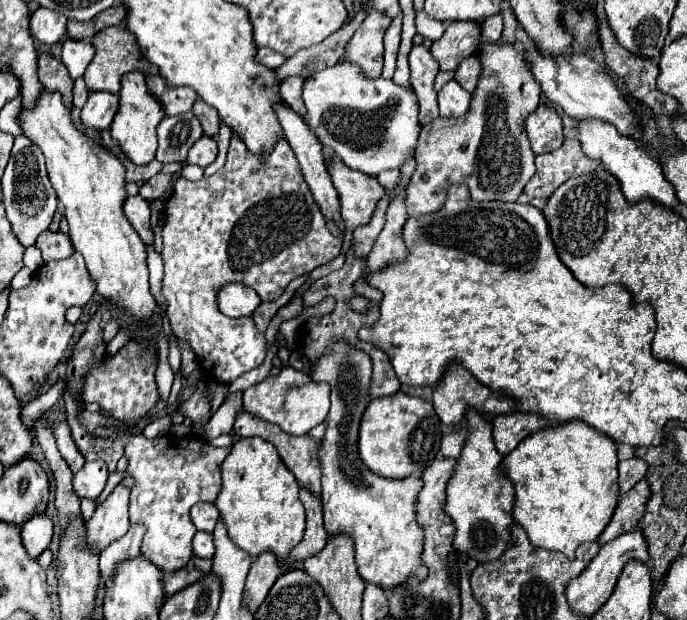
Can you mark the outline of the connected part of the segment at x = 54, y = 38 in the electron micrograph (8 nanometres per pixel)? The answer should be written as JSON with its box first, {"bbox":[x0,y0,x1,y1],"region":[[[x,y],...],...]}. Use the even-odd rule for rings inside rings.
{"bbox":[31,6,67,44],"region":[[[39,6],[33,16],[31,16],[31,34],[37,38],[41,44],[55,44],[63,40],[65,36],[65,22],[67,18],[55,10]]]}

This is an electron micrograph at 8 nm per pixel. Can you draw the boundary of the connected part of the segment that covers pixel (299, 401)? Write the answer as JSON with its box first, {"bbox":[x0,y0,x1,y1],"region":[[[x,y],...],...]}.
{"bbox":[243,366,329,436],"region":[[[283,366],[277,376],[267,376],[263,382],[243,392],[243,408],[271,424],[277,424],[283,432],[293,436],[305,436],[311,428],[321,424],[329,412],[329,384],[315,382],[309,374]]]}

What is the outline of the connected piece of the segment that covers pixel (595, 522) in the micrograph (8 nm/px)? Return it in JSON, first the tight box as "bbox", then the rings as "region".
{"bbox":[501,420,619,558],"region":[[[569,420],[563,424],[555,424],[533,432],[531,436],[523,438],[519,446],[503,458],[501,472],[513,482],[515,488],[515,522],[527,532],[529,542],[533,546],[541,546],[547,550],[559,550],[565,556],[573,558],[575,548],[583,542],[593,542],[607,526],[619,498],[619,484],[617,484],[617,454],[615,442],[597,432],[583,420]]]}

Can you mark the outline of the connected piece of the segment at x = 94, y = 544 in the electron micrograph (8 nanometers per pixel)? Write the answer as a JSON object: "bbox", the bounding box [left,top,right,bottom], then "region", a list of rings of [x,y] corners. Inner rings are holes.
{"bbox":[85,486,129,552],"region":[[[117,486],[85,522],[87,526],[87,546],[91,552],[103,552],[111,542],[121,538],[129,530],[129,488]]]}

